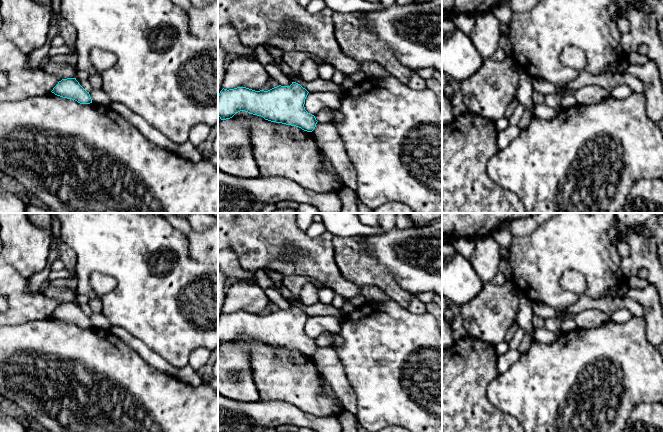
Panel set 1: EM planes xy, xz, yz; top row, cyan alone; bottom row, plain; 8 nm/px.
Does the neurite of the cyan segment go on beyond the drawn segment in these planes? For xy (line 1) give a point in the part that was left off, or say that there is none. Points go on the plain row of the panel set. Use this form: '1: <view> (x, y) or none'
1: none

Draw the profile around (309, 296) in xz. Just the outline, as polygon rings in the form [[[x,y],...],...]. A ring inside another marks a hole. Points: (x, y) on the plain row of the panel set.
[[[309,282],[301,289],[299,298],[306,306],[314,305],[319,302],[318,290],[314,282]]]

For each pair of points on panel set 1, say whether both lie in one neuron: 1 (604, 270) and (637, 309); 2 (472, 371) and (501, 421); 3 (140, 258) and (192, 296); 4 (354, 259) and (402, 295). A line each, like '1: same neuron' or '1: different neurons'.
1: different neurons
2: same neuron
3: same neuron
4: same neuron

